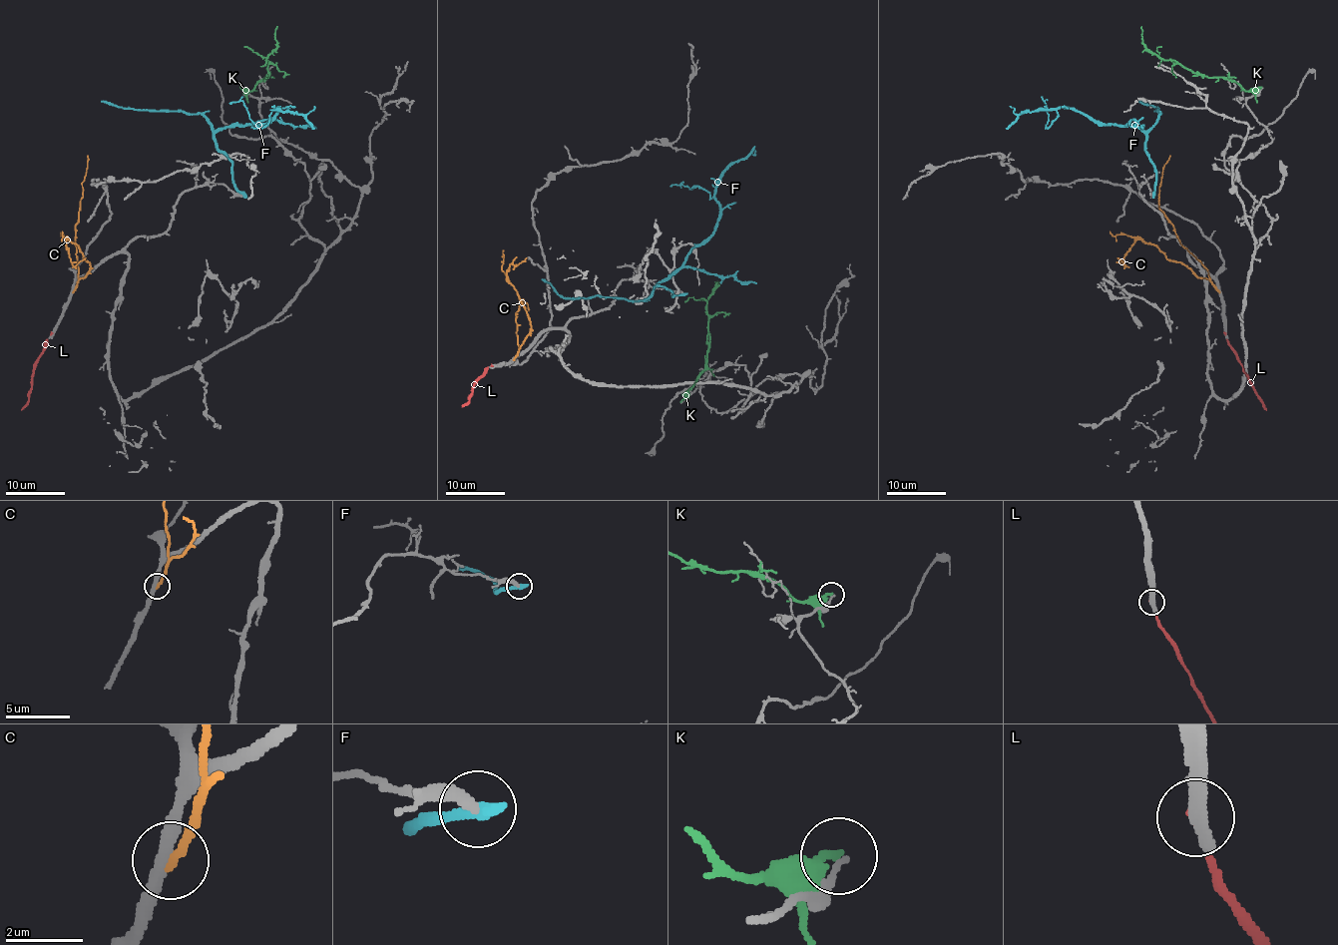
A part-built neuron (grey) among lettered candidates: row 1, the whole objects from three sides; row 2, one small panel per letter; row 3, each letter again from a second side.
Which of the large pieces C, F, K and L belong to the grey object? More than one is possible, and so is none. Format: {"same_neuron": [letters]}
{"same_neuron": []}

